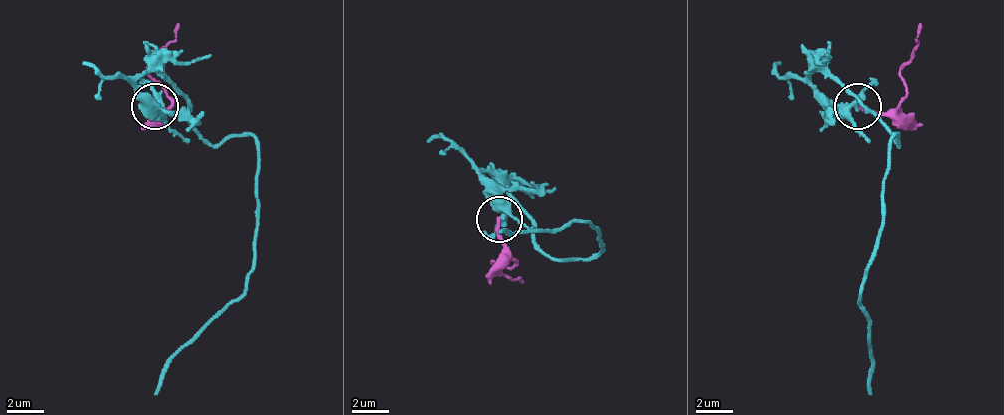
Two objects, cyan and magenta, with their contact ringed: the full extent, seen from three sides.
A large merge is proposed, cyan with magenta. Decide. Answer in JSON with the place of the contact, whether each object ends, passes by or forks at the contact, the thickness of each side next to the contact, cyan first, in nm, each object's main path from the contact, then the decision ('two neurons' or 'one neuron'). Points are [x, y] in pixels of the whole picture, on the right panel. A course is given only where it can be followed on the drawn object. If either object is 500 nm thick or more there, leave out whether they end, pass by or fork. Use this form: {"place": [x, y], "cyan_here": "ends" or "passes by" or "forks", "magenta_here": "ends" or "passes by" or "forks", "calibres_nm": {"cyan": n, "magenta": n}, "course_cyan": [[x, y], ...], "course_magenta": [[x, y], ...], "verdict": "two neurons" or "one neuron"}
{"place": [857, 106], "cyan_here": "forks", "magenta_here": "ends", "calibres_nm": {"cyan": 280, "magenta": 200}, "course_cyan": [[856, 103], [833, 107], [810, 75], [824, 70], [898, 145], [898, 135], [880, 247], [861, 289], [870, 396]], "course_magenta": [[856, 107], [884, 112], [907, 93], [903, 66], [921, 24]], "verdict": "two neurons"}

